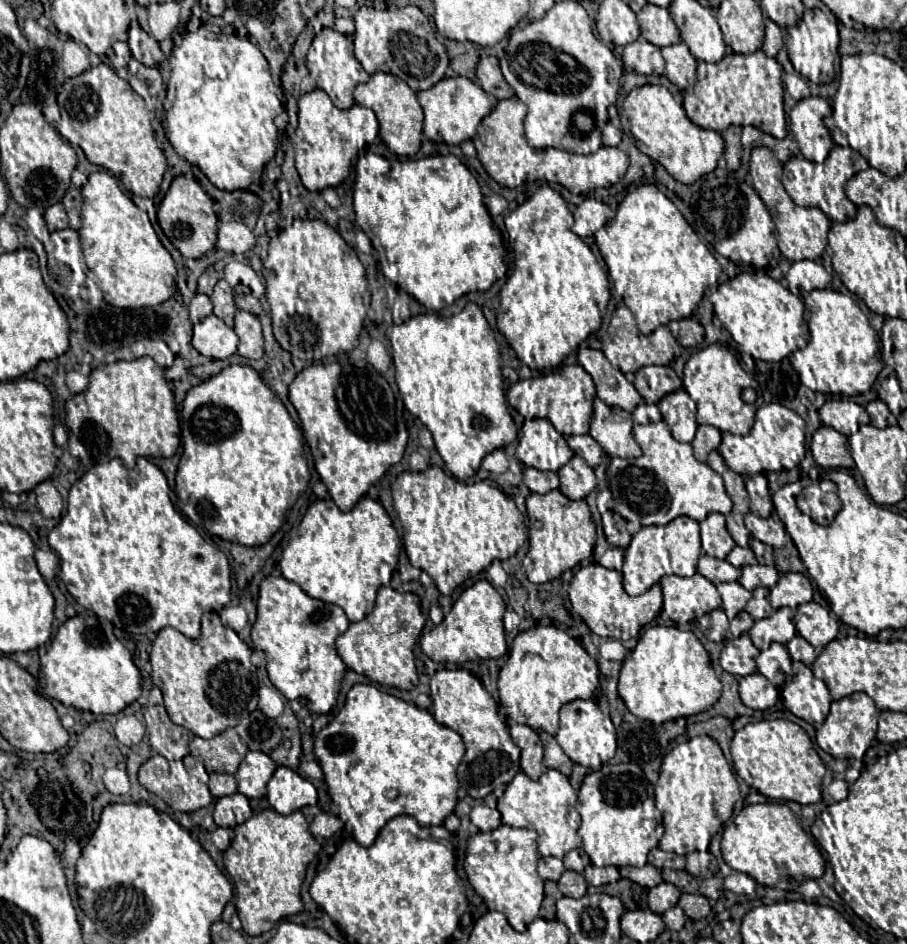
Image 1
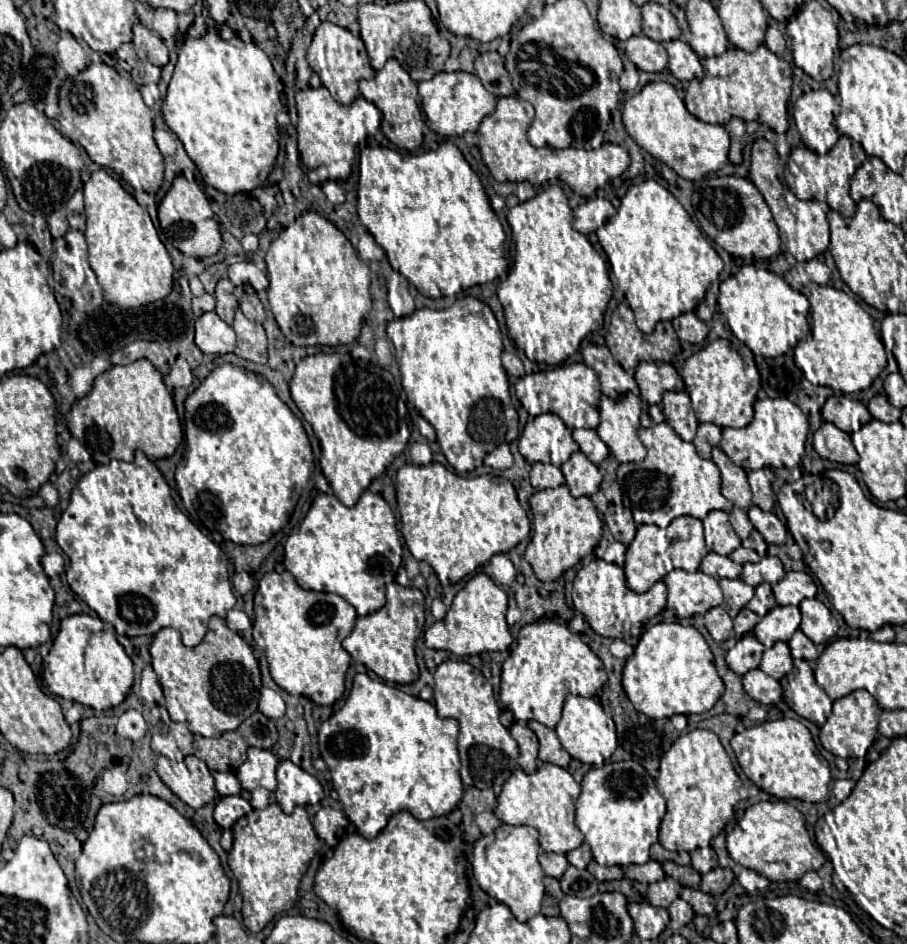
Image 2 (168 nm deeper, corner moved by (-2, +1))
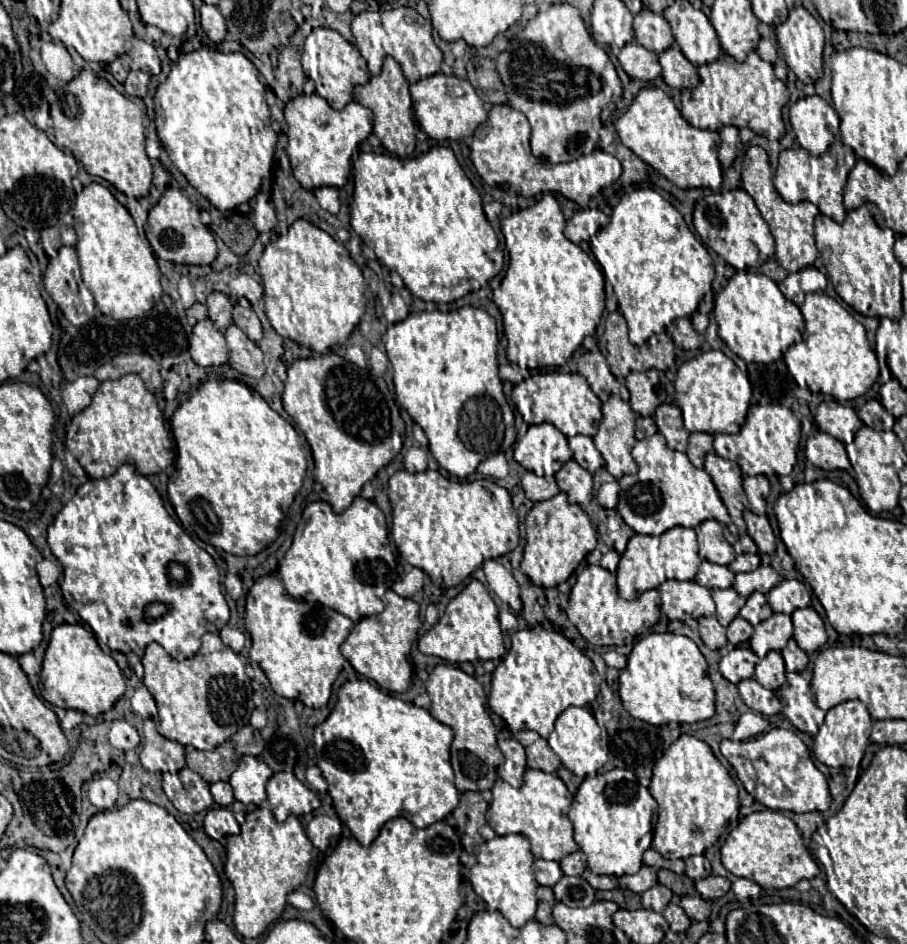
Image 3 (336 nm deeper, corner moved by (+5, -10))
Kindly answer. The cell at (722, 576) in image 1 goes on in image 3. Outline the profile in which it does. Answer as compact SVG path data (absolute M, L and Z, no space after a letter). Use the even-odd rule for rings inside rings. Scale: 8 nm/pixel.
M703 562L699 566L699 572L697 572L697 578L695 578L701 586L707 586L707 588L731 588L733 586L733 580L735 580L735 574L727 568L727 566L721 566L721 564L713 564L713 562Z

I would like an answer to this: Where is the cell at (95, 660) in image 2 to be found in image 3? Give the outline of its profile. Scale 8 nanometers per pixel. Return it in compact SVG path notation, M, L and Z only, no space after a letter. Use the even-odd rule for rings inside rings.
M59 624L53 628L43 658L41 682L43 698L49 704L91 716L107 712L125 692L125 680L117 662L99 648L95 636L81 624Z

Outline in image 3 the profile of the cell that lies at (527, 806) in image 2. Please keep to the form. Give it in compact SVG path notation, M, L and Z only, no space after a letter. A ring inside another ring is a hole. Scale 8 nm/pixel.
M527 768L523 776L523 786L513 788L503 780L497 780L491 788L493 800L489 806L487 822L497 836L521 834L529 840L531 852L535 858L559 862L563 856L577 852L579 846L573 840L573 824L567 818L573 794L567 790L563 780L557 774L547 774L543 770Z

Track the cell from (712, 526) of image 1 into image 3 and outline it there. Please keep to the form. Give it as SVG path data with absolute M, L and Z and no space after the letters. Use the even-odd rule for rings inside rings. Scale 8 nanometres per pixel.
M705 520L697 528L699 538L699 558L715 564L731 564L735 552L723 536L723 526L717 520Z

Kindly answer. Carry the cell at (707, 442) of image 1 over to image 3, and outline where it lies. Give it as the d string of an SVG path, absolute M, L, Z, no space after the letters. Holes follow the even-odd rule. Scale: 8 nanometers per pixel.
M689 434L687 456L697 468L703 468L705 454L711 450L713 450L713 436L711 434Z

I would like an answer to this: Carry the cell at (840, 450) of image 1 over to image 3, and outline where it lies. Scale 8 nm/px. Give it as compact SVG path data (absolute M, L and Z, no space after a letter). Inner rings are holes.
M819 432L807 440L805 454L807 454L807 460L821 470L849 470L851 468L845 446L837 438L825 432Z

